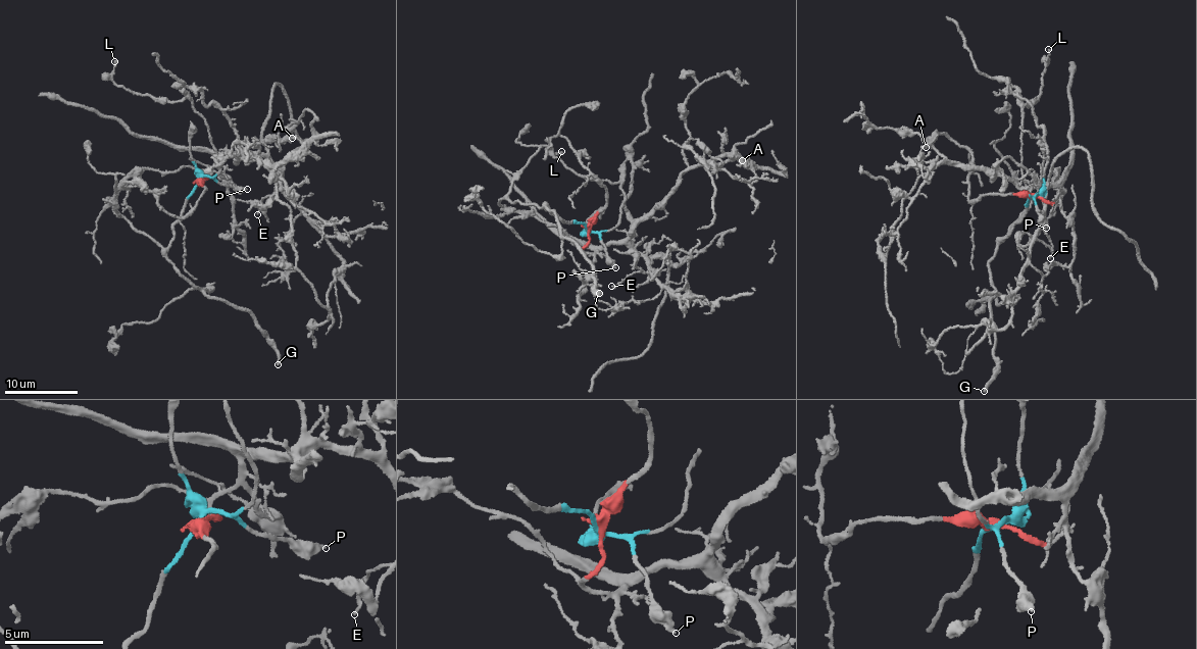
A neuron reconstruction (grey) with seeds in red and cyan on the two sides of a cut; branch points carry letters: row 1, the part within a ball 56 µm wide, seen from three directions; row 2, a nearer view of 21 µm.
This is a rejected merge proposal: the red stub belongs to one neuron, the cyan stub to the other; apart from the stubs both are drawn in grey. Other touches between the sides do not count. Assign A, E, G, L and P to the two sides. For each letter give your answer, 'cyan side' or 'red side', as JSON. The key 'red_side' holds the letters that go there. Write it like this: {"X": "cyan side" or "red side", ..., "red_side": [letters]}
{"A": "red side", "E": "red side", "G": "cyan side", "L": "cyan side", "P": "cyan side", "red_side": ["A", "E"]}

